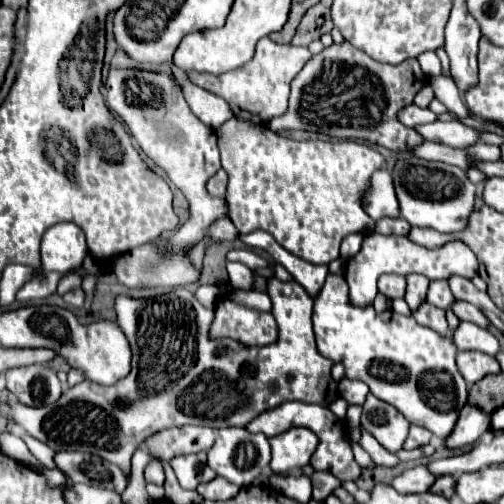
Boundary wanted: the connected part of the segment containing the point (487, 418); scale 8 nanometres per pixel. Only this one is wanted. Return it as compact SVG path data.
M465 404L453 434L445 438L443 444L447 448L461 448L467 444L475 444L477 438L489 428L491 428L491 414L483 412L481 408L475 408L473 404Z

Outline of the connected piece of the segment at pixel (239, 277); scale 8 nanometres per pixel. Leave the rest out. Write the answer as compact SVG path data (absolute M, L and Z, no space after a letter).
M227 262L227 272L229 272L229 286L239 290L253 288L253 272L247 266L237 262Z

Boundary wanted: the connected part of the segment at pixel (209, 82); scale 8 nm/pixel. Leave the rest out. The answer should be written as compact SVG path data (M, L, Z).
M261 38L257 42L257 50L251 62L247 62L243 68L237 68L233 72L225 74L203 74L203 72L187 72L187 78L199 86L205 88L221 98L225 98L237 118L251 120L255 124L263 124L265 120L273 116L283 116L287 110L287 98L289 98L289 84L291 80L301 72L305 62L311 58L311 52L301 46L293 44L275 44L269 38Z

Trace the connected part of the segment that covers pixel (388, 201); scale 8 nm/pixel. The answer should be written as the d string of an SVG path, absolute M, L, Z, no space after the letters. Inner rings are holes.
M385 168L373 172L369 180L369 188L363 194L363 210L373 220L379 220L383 216L389 218L399 216L399 202L393 188L393 176Z

